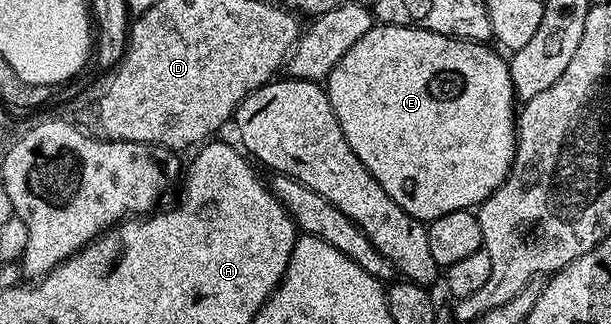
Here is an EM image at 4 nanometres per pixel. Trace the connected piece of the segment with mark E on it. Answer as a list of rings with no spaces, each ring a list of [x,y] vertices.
[[[377,24],[371,32],[367,32],[367,36],[363,36],[363,40],[359,40],[359,44],[351,47],[351,52],[347,52],[347,56],[343,56],[343,60],[339,60],[339,64],[335,64],[335,68],[329,73],[327,79],[329,103],[339,120],[339,128],[343,128],[343,136],[347,136],[347,144],[351,144],[355,156],[359,156],[359,160],[368,168],[371,176],[375,176],[383,192],[387,192],[387,196],[391,196],[391,200],[395,200],[395,204],[399,204],[403,212],[428,224],[447,212],[473,210],[485,202],[487,196],[491,196],[491,192],[495,192],[495,188],[499,188],[499,184],[503,184],[503,180],[509,175],[509,169],[517,151],[517,118],[515,106],[513,110],[515,95],[509,64],[504,57],[501,59],[500,56],[502,57],[489,44],[466,42],[463,38],[452,38],[419,30],[416,26]]]

